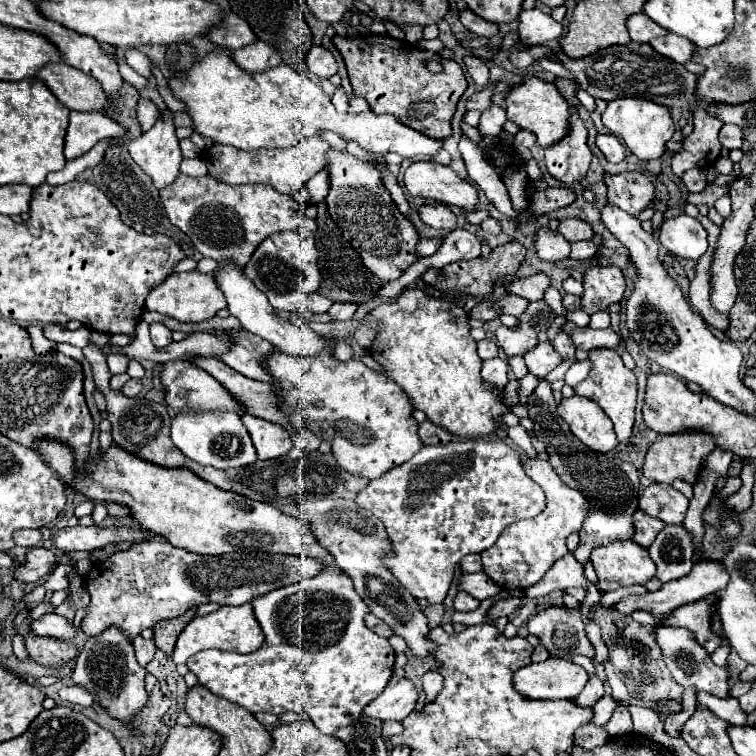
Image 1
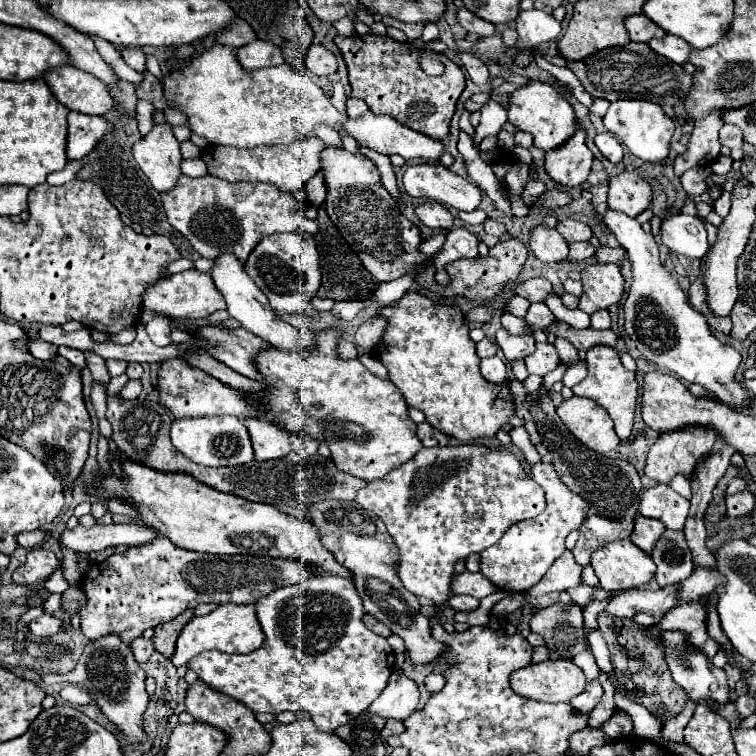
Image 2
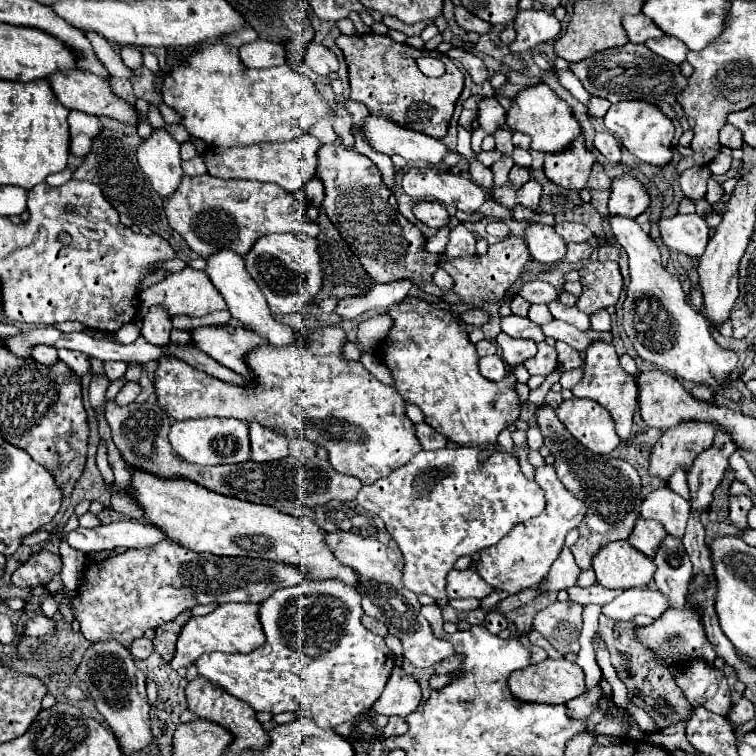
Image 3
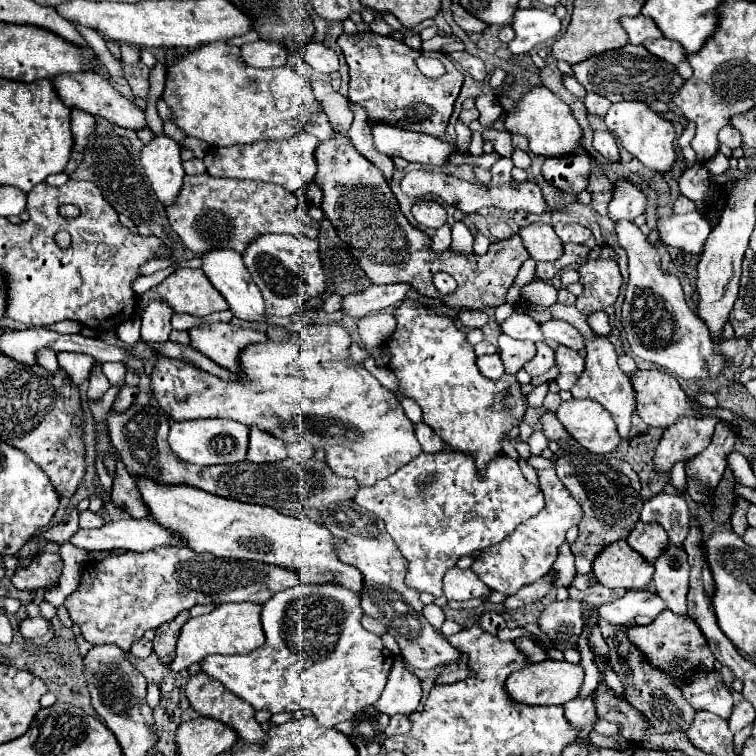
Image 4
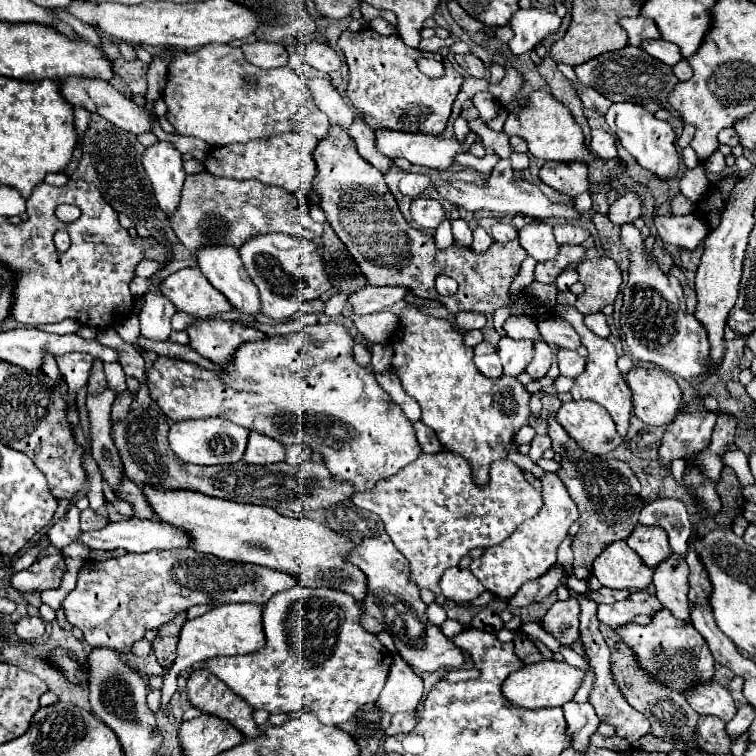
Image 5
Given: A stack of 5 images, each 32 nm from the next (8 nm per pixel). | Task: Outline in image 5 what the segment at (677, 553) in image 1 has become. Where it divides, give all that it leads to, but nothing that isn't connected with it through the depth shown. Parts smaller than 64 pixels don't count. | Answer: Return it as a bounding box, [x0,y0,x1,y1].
[654,554,692,624]

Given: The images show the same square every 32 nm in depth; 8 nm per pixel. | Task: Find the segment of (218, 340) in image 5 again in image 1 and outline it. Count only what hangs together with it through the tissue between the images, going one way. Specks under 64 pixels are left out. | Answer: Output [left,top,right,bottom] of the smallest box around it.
[220,328,274,382]

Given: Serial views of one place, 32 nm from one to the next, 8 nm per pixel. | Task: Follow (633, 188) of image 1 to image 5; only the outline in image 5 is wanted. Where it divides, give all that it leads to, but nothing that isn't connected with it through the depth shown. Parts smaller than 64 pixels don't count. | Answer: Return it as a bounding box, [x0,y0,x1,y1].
[608,194,642,224]

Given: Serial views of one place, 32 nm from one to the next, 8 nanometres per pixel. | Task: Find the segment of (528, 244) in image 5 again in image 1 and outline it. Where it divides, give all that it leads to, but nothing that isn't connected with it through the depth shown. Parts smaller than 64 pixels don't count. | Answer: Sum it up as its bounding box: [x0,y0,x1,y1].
[534,228,570,262]

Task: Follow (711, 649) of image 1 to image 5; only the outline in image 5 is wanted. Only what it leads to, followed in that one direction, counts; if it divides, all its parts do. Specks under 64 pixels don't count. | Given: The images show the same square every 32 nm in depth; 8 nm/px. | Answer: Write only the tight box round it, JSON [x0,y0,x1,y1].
[614,608,714,688]

